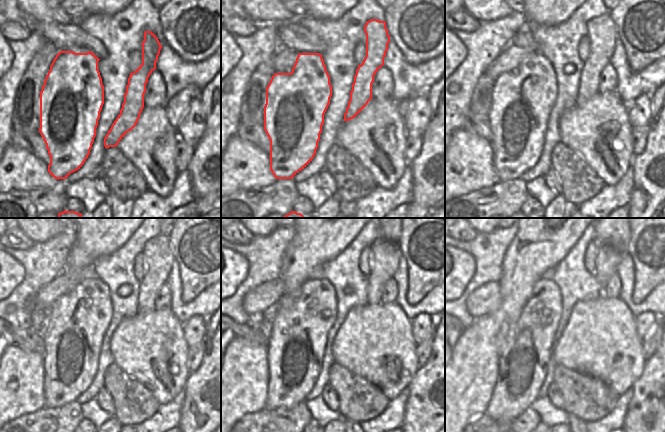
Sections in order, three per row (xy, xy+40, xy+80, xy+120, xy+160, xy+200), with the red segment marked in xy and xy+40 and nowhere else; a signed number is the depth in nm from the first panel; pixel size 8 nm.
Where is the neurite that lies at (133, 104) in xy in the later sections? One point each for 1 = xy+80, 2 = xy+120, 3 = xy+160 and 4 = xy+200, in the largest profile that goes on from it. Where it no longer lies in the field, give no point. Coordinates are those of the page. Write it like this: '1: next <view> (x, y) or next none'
1: next xy+80 (602, 32)
2: next xy+120 (157, 253)
3: next xy+160 (386, 255)
4: next xy+200 (608, 259)

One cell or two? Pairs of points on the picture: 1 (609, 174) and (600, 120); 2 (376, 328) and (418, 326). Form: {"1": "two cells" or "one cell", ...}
{"1": "one cell", "2": "two cells"}

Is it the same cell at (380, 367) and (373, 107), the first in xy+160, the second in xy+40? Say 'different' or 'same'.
same

